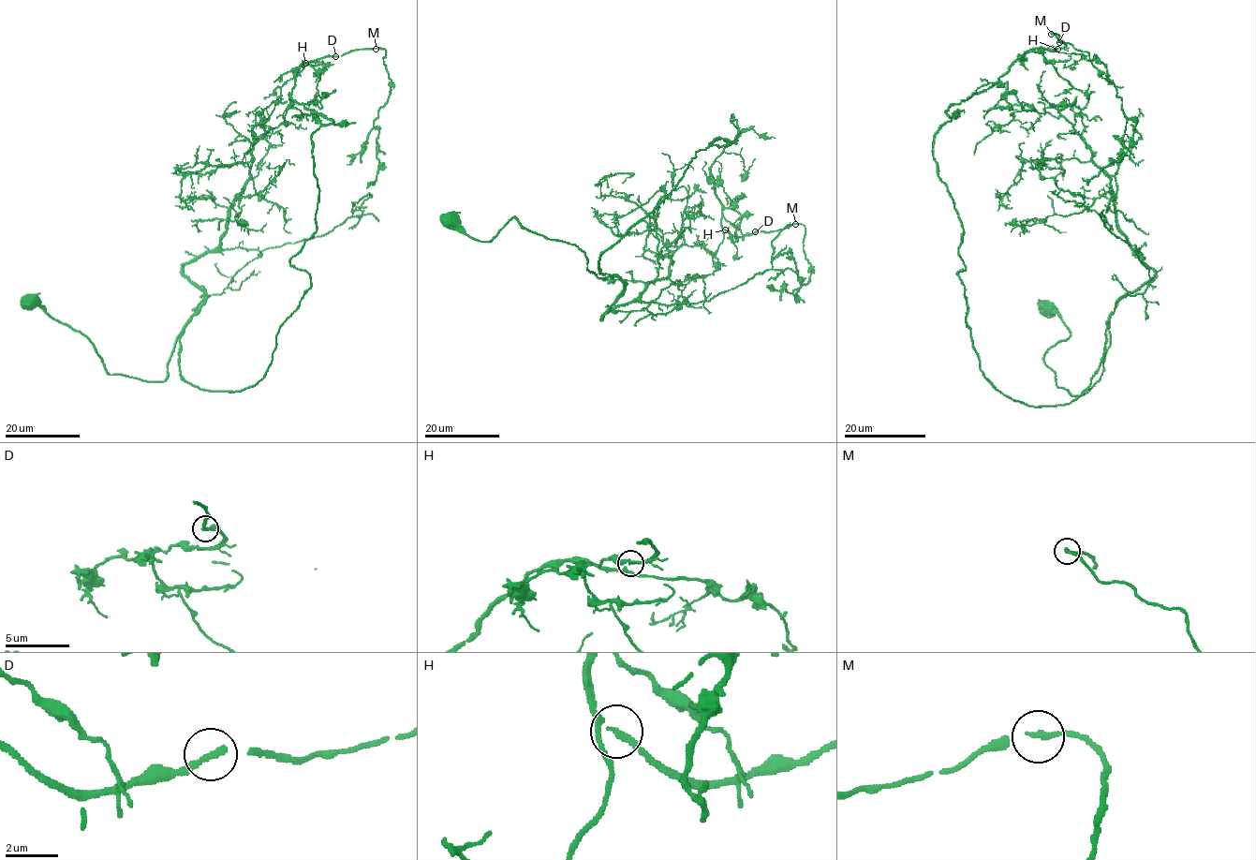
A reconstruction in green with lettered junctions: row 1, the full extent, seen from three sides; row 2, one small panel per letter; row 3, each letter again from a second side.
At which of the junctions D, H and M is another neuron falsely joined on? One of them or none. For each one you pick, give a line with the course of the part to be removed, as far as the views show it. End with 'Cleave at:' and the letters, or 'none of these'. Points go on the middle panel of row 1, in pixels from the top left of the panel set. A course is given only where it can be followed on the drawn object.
Cleave at: none of these

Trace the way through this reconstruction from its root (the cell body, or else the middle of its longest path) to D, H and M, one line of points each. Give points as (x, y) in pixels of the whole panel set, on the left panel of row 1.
D: (32, 303), (110, 375), (164, 381), (188, 320), (187, 382), (261, 379), (332, 121), (294, 73), (335, 56)
H: (32, 303), (110, 375), (164, 381), (188, 320), (187, 382), (261, 379), (310, 288), (305, 62)
M: (32, 303), (147, 381), (188, 320), (180, 375), (252, 387), (310, 288), (332, 121), (295, 70), (376, 48)

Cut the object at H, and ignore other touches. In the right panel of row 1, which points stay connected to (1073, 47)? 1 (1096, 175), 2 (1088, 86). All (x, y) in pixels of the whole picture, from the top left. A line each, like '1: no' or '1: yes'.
1: yes
2: no

